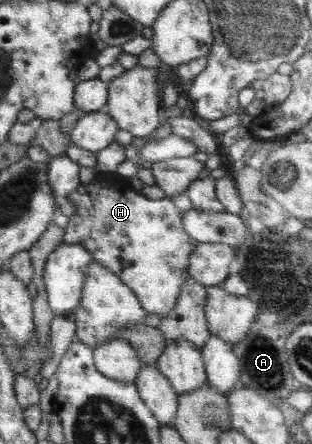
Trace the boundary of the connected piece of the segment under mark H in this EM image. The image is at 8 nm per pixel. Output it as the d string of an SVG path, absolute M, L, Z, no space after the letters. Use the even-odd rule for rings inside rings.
M99 172L88 183L81 183L68 198L75 205L77 212L69 218L65 227L64 243L85 247L96 262L110 269L114 275L118 275L122 282L134 291L150 314L162 318L172 313L178 305L186 281L191 278L190 257L199 241L190 237L185 228L184 214L170 197L148 199L140 191L132 189L128 179L120 174Z

